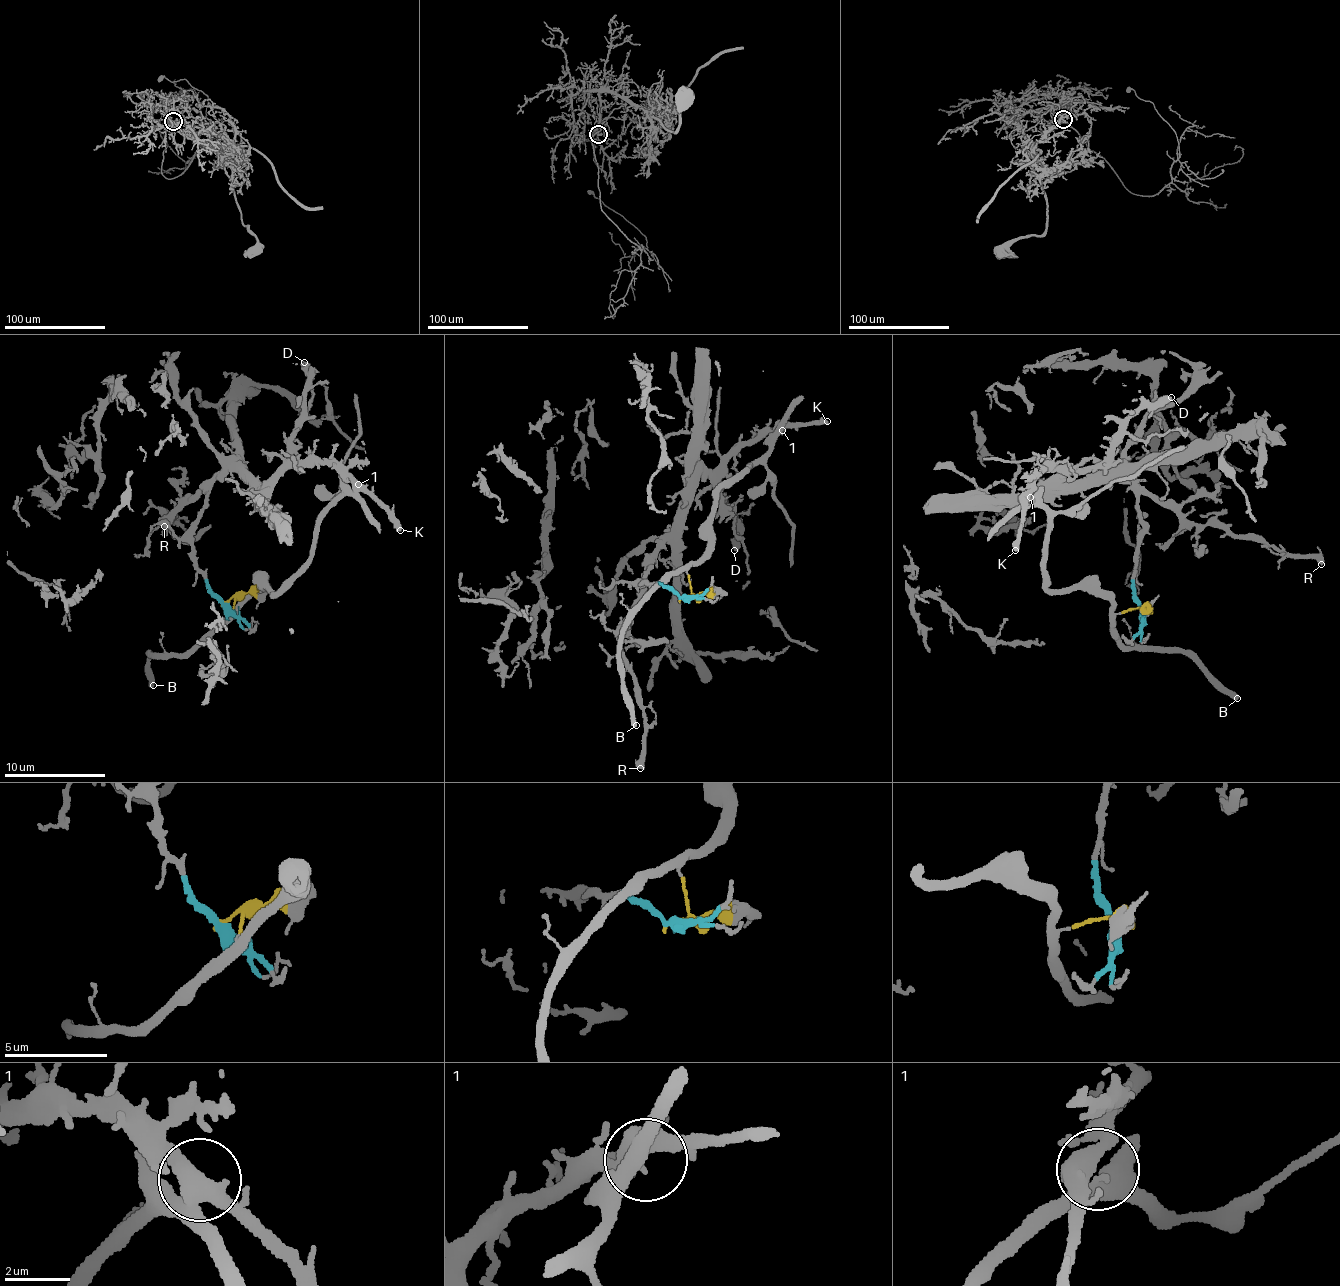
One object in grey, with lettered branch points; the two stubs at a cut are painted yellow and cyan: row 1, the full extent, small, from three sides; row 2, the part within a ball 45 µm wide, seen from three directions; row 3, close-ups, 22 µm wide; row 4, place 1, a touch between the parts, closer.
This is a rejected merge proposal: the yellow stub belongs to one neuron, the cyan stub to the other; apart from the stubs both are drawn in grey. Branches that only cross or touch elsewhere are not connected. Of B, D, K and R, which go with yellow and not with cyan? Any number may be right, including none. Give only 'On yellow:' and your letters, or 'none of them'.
On yellow: B

